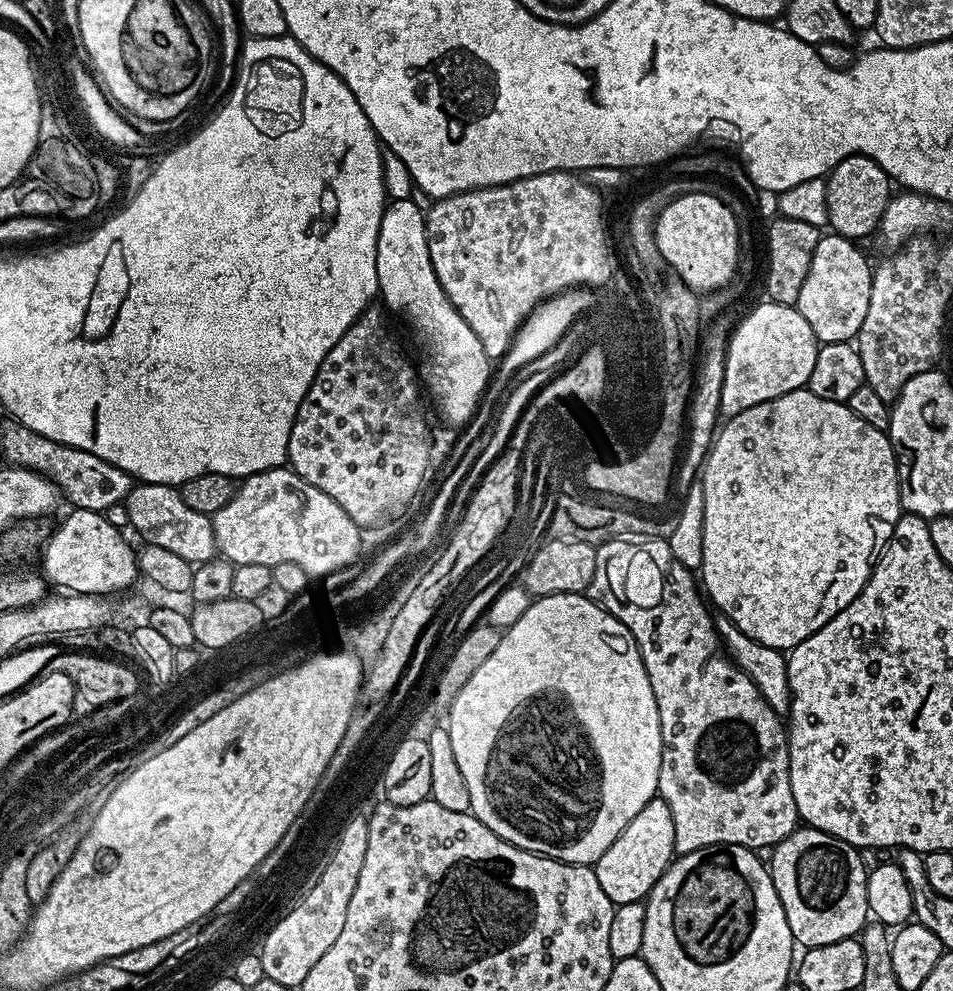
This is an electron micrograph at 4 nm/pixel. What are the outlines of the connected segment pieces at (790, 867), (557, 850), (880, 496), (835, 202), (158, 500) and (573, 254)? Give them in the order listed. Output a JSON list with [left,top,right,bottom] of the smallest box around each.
[[770,827,869,949],[447,592,662,865],[698,387,902,650],[826,156,890,242],[124,483,217,566],[424,172,608,362]]

